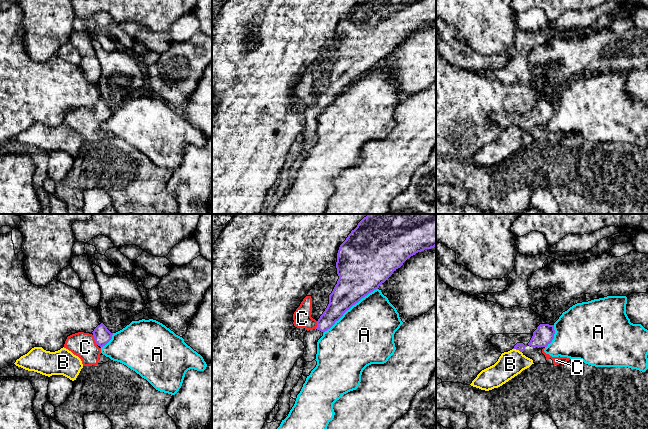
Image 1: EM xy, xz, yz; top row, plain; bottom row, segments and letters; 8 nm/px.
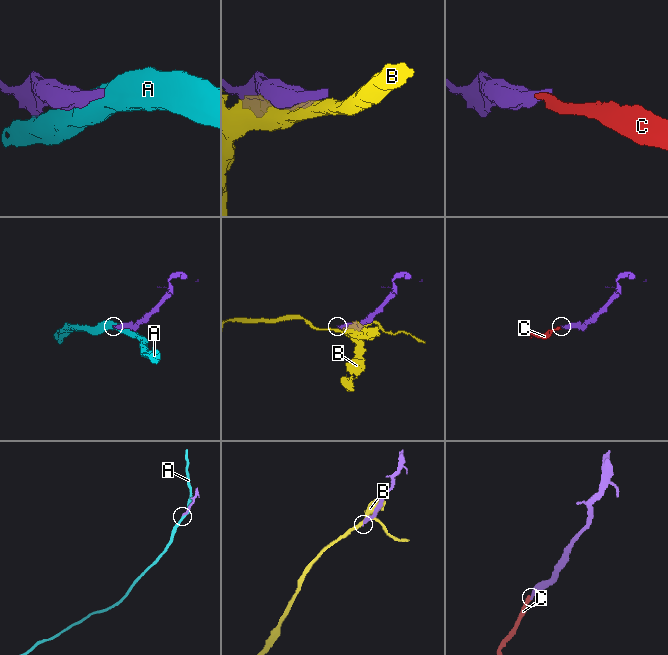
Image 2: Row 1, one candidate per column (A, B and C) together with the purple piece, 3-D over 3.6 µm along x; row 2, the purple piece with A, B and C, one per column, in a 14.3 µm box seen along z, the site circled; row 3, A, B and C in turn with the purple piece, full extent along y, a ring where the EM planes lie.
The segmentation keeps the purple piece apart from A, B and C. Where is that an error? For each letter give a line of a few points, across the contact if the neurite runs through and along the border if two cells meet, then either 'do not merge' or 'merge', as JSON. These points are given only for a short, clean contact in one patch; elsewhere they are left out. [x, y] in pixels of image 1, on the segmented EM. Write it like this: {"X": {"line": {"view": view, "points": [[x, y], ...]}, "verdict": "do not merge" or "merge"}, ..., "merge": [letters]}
{"A": {"verdict": "do not merge"}, "B": {"verdict": "do not merge"}, "C": {"line": {"view": "xy", "points": [[102, 335], [95, 340], [83, 345]]}, "verdict": "merge"}, "merge": ["C"]}

